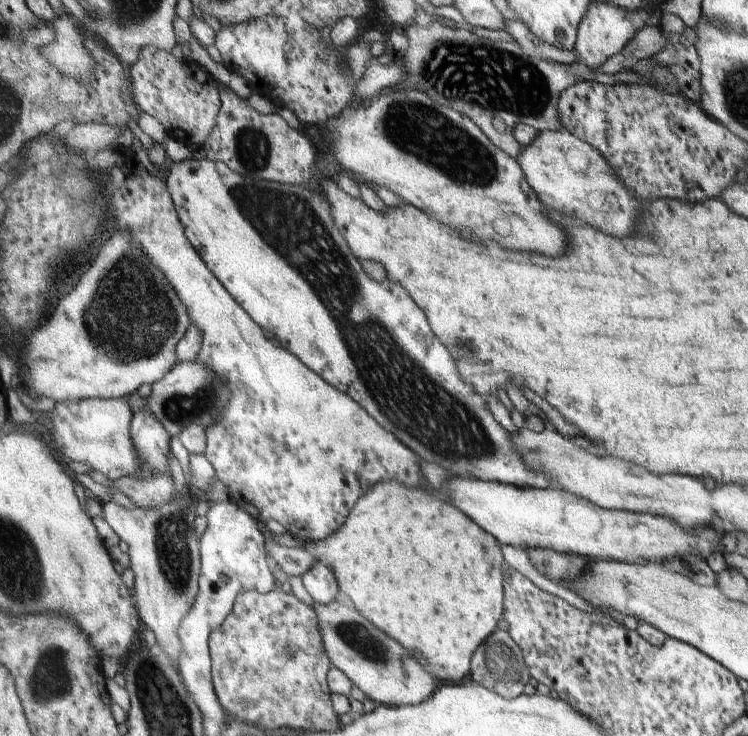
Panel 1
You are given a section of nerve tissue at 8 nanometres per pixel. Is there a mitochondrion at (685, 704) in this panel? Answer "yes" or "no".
no

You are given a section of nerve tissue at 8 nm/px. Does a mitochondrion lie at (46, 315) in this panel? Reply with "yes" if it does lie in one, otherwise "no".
no

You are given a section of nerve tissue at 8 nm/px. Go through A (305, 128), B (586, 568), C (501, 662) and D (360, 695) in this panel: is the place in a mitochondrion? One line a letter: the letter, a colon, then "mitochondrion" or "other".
A: other
B: other
C: mitochondrion
D: other

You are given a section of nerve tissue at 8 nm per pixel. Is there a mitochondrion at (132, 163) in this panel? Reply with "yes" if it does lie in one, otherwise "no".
no

